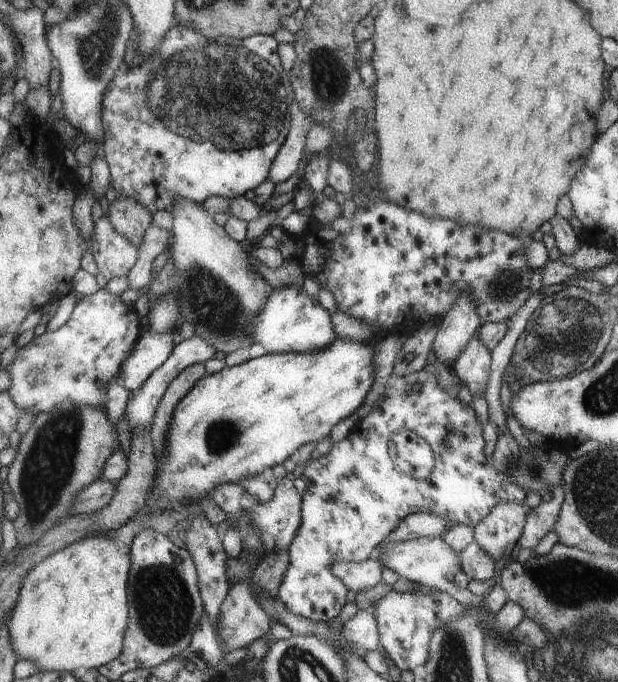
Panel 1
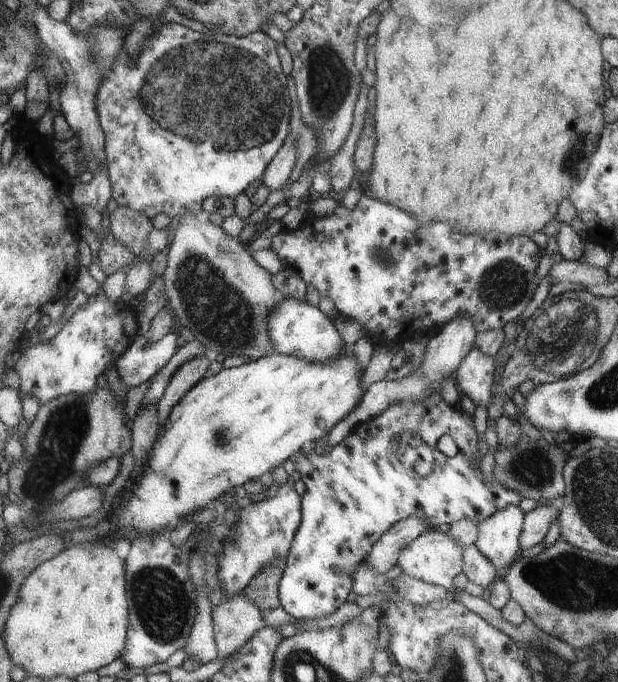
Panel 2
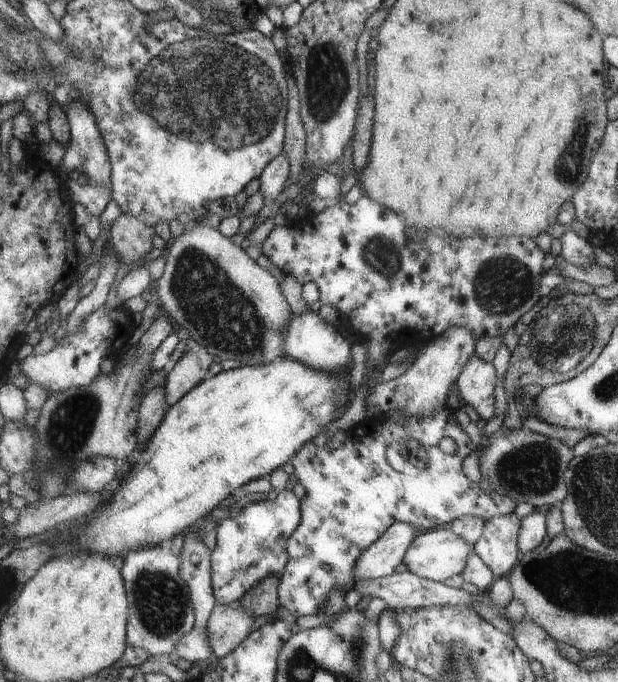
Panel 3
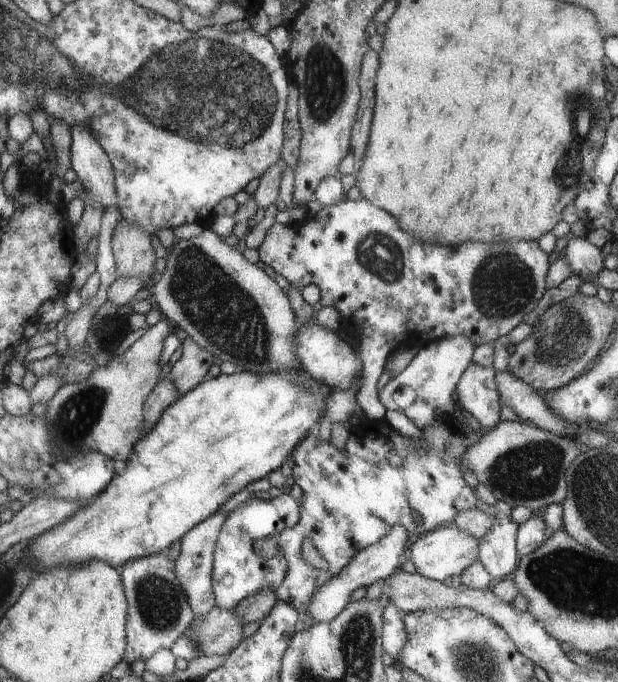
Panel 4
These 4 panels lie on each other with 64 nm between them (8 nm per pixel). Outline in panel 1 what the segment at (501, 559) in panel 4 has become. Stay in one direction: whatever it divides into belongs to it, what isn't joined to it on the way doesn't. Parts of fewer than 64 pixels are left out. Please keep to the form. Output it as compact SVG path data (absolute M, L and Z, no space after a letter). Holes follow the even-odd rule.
M499 502L489 514L473 526L473 538L495 560L505 554L505 548L517 546L527 518L527 508L519 502Z

